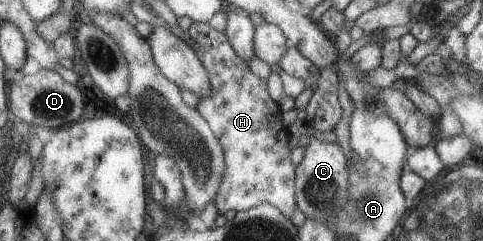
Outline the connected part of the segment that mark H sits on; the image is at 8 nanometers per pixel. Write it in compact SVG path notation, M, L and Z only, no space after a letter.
M192 22L187 32L196 45L192 51L196 52L210 83L208 97L195 96L195 110L209 125L224 154L225 170L213 201L218 215L230 209L241 212L268 203L289 218L296 209L295 167L290 163L289 133L282 125L278 104L268 95L267 80L250 71L246 62L234 53L224 32L202 22Z

